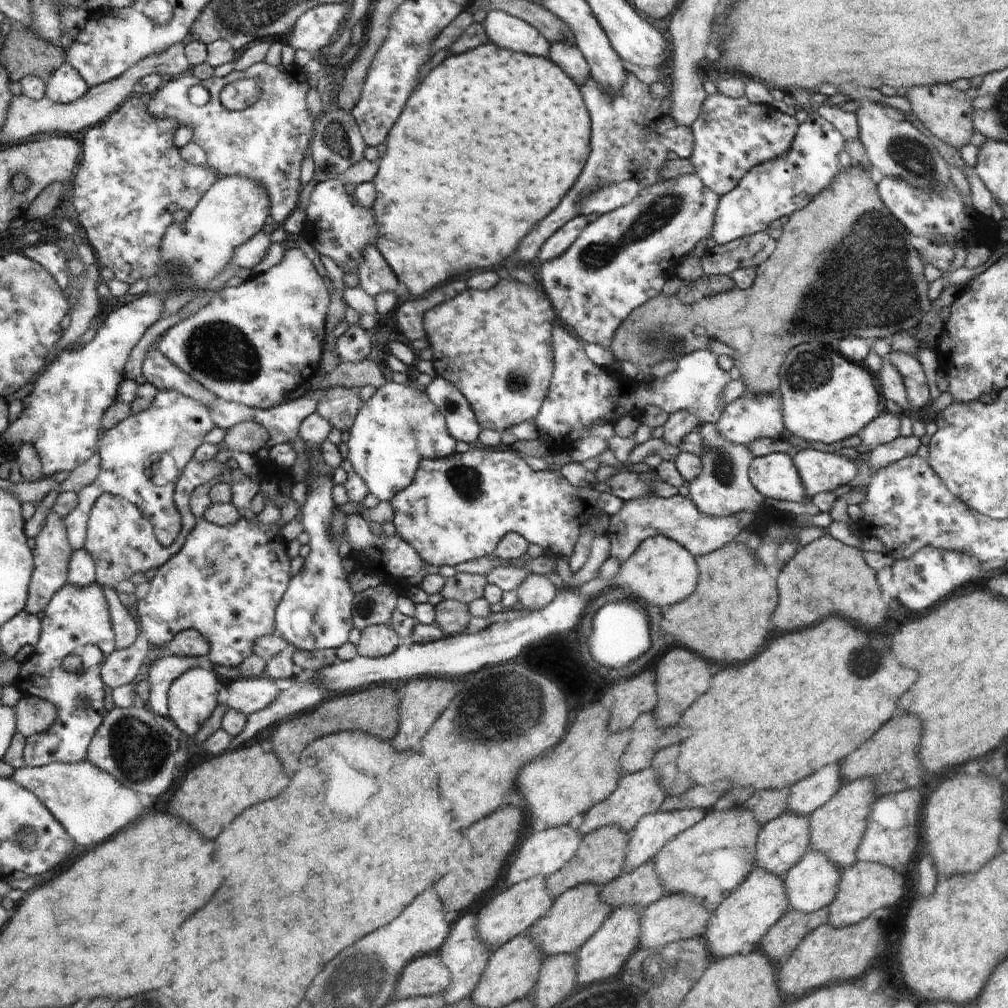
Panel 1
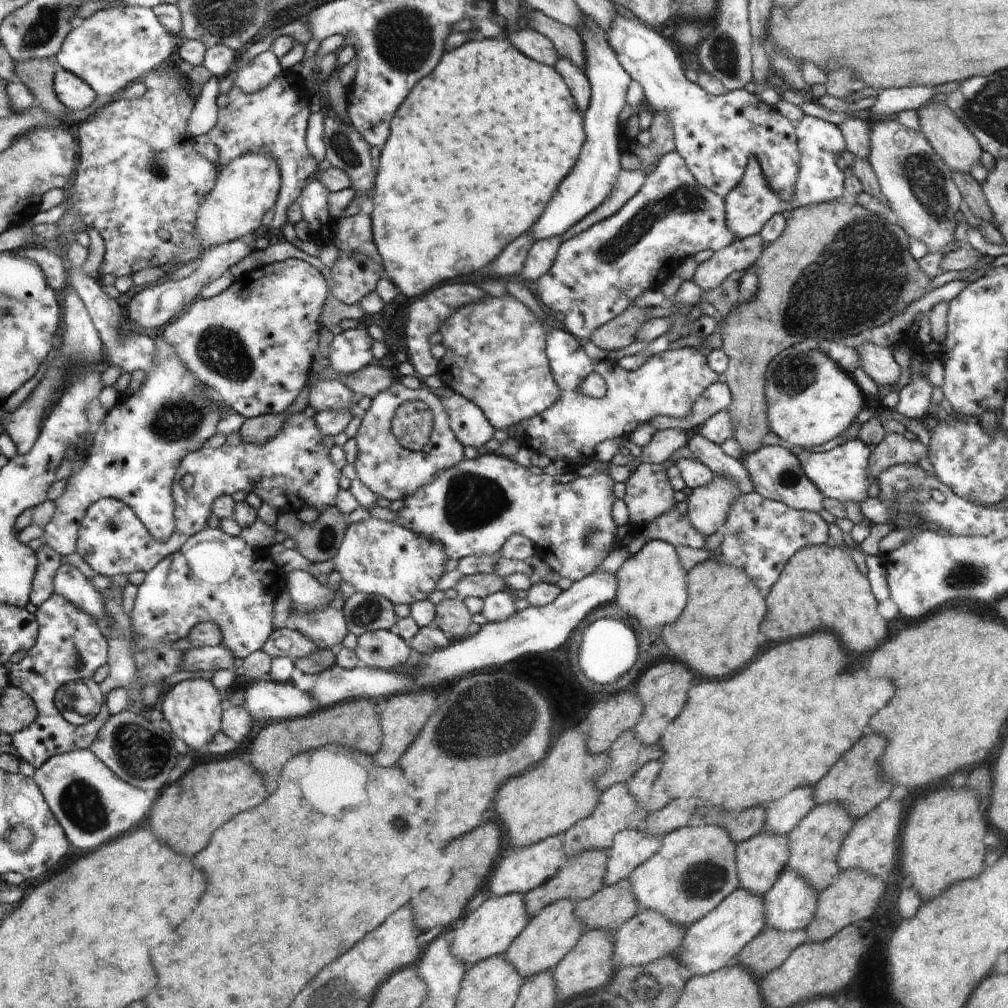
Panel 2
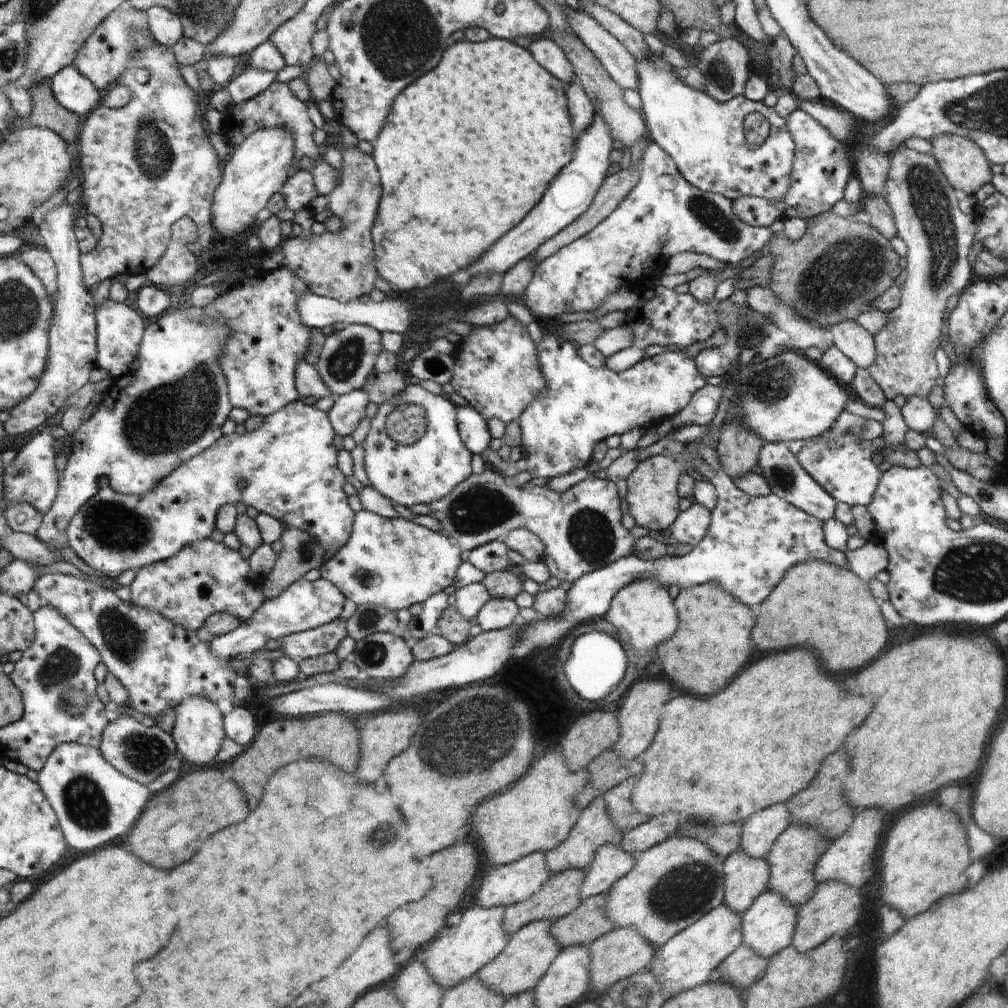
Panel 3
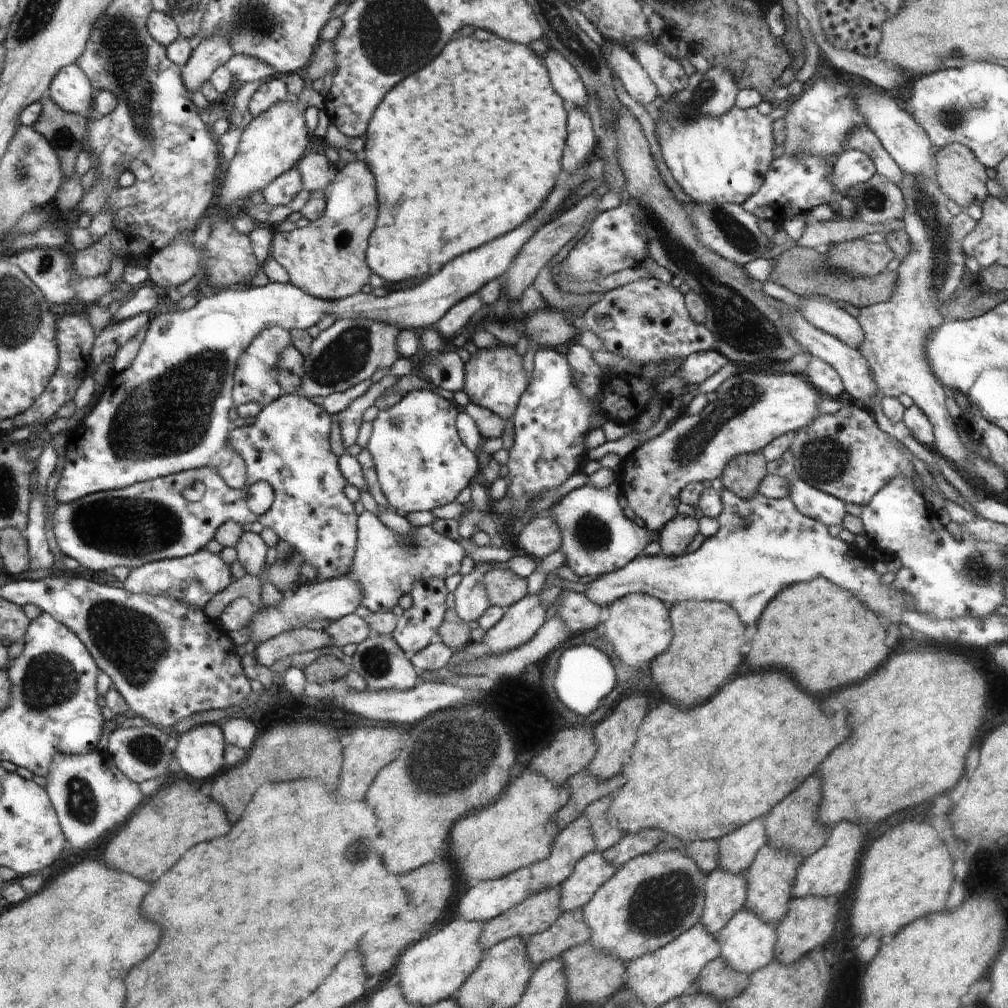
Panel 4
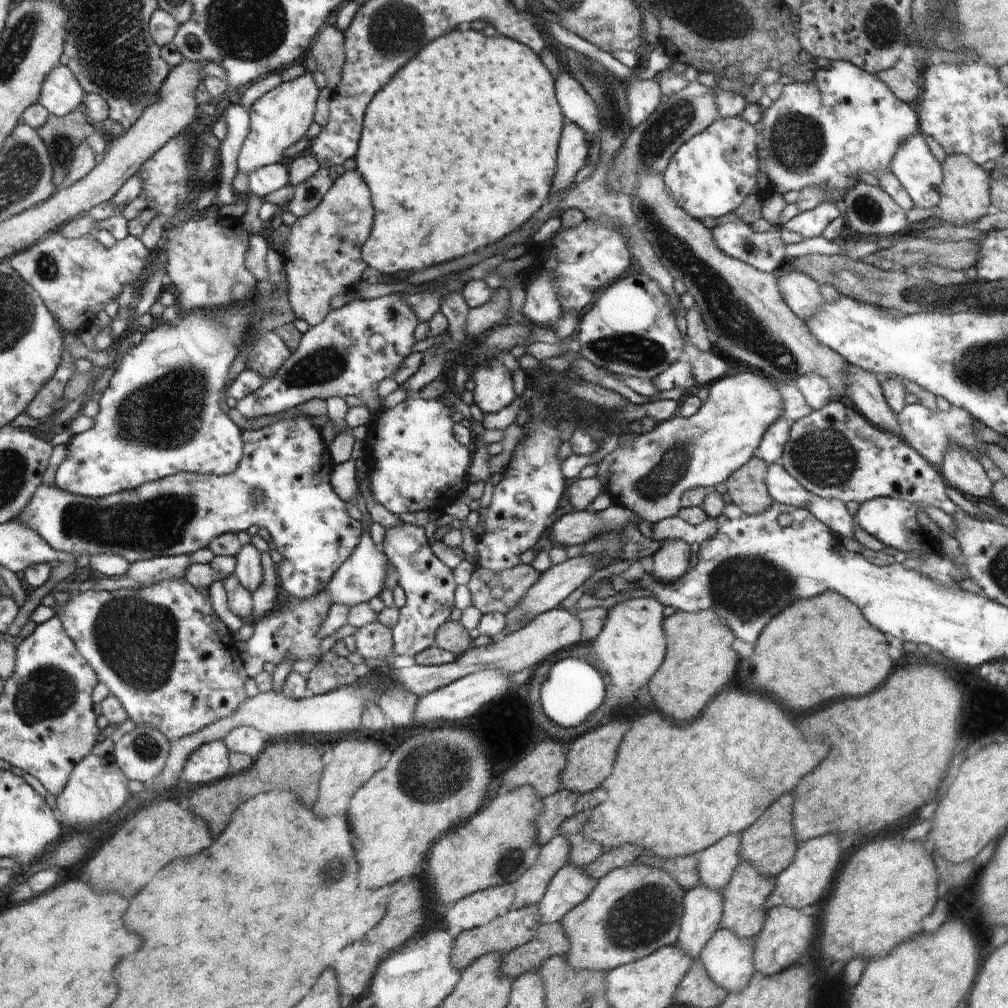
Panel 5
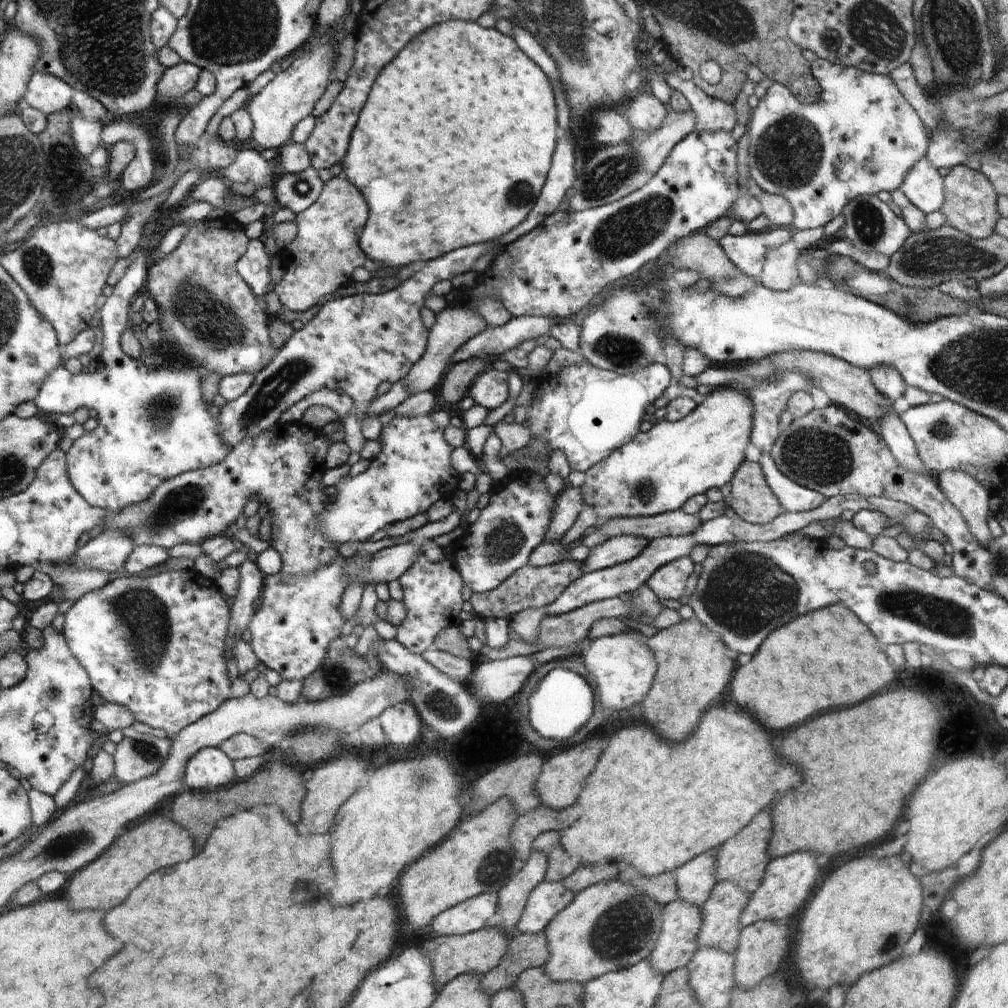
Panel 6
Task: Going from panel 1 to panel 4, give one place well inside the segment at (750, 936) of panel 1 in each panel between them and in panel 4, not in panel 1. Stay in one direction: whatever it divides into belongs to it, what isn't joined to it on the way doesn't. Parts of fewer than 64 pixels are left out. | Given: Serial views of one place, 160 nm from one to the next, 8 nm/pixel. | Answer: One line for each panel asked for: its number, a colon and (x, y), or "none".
2: (709, 943)
3: (685, 961)
4: (672, 971)

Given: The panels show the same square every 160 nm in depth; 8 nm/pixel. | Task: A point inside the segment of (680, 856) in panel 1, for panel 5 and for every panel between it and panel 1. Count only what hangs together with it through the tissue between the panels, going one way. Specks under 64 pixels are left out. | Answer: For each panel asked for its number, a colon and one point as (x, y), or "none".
2: (695, 870)
3: (674, 883)
4: (652, 899)
5: (634, 911)

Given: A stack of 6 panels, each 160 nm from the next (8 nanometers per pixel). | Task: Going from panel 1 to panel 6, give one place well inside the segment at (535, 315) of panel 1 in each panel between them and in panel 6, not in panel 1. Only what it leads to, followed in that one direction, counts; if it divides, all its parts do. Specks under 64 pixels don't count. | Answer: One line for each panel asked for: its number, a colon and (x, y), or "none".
2: (495, 357)
3: (496, 369)
4: (494, 378)
5: (493, 390)
6: (489, 389)

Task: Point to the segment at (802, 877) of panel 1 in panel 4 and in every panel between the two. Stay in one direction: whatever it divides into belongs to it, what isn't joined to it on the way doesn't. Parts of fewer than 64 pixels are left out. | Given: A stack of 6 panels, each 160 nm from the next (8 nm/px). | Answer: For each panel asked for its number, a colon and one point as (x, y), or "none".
2: (791, 903)
3: (769, 924)
4: (748, 942)

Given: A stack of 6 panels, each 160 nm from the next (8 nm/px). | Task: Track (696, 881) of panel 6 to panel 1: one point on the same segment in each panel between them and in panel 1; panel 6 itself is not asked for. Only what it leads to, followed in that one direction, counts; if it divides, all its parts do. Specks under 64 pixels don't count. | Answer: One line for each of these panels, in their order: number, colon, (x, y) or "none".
1: (814, 791)
2: (781, 815)
3: (758, 832)
4: (737, 850)
5: (716, 864)

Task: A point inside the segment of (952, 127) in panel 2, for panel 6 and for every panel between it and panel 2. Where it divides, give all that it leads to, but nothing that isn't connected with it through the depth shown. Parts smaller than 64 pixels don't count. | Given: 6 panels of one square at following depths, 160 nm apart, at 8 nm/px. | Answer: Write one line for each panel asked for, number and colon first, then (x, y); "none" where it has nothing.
3: (962, 161)
4: (961, 177)
5: (964, 198)
6: (970, 205)

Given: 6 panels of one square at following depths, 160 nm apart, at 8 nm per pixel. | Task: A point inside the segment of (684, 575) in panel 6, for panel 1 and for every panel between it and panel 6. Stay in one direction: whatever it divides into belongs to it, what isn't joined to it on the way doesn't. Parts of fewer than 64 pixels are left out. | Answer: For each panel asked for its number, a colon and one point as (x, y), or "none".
1: (723, 488)
2: (708, 507)
3: (692, 525)
4: (676, 535)
5: (671, 560)

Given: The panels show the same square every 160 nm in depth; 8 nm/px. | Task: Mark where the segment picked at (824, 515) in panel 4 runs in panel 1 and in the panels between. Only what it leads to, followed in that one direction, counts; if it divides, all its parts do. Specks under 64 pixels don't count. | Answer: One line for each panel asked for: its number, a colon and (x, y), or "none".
1: (775, 475)
2: (776, 473)
3: (787, 479)

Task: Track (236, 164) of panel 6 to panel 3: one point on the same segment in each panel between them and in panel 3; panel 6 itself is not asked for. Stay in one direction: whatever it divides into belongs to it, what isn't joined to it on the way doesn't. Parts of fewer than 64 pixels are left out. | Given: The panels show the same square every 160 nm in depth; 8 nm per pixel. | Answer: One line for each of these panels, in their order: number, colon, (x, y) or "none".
3: (300, 189)
4: (281, 192)
5: (264, 181)

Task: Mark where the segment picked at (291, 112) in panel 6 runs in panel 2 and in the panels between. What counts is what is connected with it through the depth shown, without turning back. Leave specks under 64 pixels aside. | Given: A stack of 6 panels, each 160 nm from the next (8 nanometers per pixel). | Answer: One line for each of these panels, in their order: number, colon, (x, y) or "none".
2: (247, 188)
3: (260, 165)
4: (273, 142)
5: (281, 117)

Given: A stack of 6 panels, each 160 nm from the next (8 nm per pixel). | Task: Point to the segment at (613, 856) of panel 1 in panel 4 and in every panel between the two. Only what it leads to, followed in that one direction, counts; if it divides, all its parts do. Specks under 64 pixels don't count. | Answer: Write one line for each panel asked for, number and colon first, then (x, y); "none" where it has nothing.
2: (584, 875)
3: (561, 895)
4: (540, 910)

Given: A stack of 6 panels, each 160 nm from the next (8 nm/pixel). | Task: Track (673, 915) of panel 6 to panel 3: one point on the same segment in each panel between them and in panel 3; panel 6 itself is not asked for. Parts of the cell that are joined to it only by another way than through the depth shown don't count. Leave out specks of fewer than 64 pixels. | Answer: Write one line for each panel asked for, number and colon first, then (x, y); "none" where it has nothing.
3: (746, 877)
4: (725, 892)
5: (702, 907)

